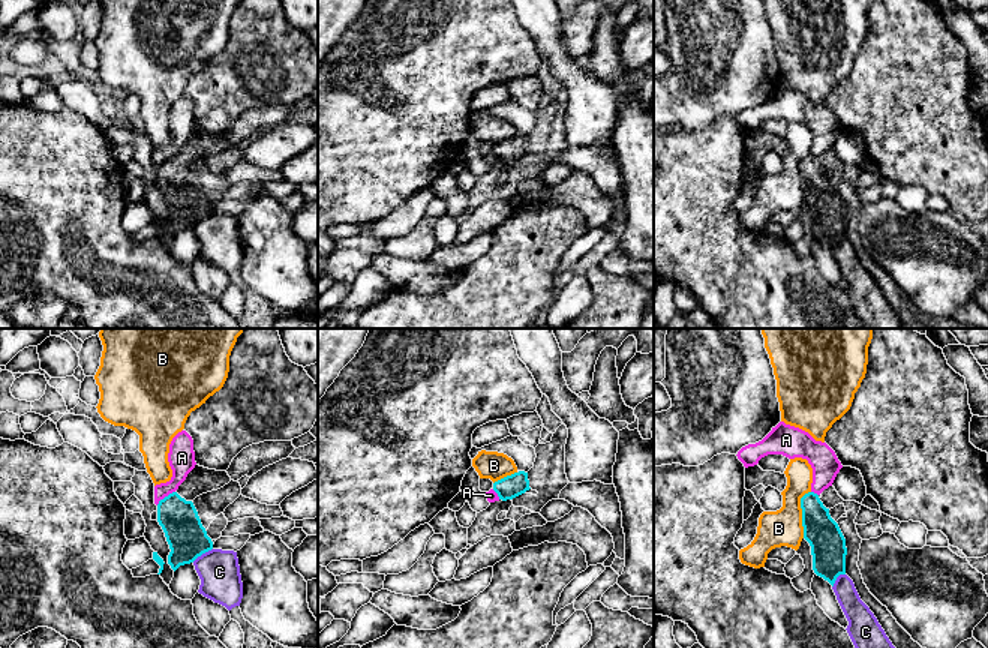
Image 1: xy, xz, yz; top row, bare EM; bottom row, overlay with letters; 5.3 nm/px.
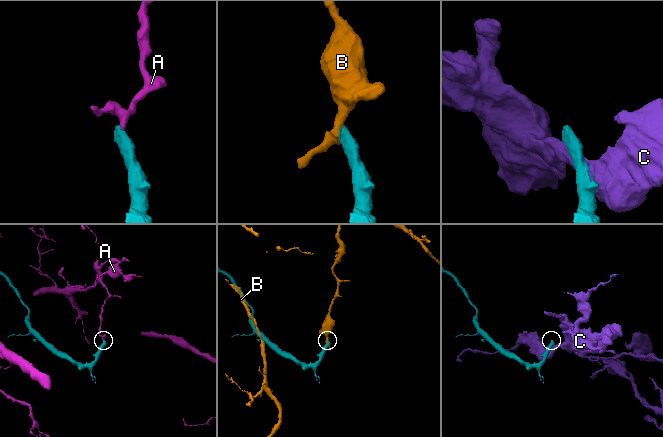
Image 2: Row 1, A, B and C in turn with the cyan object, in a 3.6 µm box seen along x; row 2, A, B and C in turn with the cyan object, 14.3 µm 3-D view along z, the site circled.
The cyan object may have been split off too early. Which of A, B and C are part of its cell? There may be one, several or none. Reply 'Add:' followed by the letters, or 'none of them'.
Add: none of them

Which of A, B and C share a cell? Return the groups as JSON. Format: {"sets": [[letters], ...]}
{"sets": [["A"], ["B"], ["C"]]}

